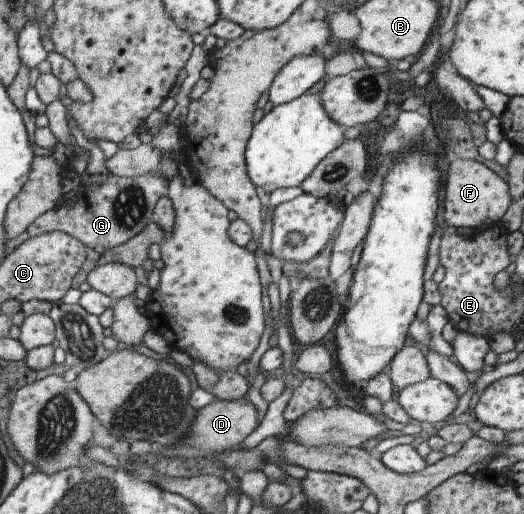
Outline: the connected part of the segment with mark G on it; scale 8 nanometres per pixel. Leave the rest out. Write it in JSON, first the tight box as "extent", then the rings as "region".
{"extent":[26,174,168,254],"region":[[[142,174],[136,177],[119,177],[109,175],[102,184],[87,188],[88,198],[76,199],[72,206],[64,206],[62,203],[52,210],[44,211],[31,225],[26,233],[29,237],[52,231],[64,232],[72,238],[76,238],[86,248],[92,248],[94,252],[102,254],[108,248],[114,248],[118,244],[124,244],[132,236],[136,236],[144,230],[151,220],[155,204],[167,194],[168,181],[160,174]]]}

